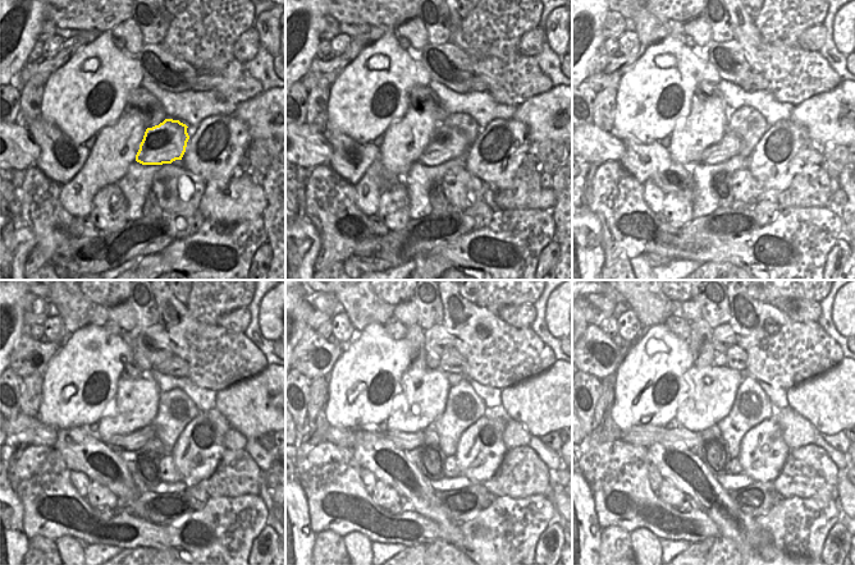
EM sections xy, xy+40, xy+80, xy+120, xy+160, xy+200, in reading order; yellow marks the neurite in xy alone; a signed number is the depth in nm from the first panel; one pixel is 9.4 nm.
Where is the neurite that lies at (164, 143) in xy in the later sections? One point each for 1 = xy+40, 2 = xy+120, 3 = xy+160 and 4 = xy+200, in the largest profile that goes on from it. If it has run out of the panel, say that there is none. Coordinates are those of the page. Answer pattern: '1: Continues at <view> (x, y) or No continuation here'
1: Continues at xy+40 (447, 143)
2: Continues at xy+120 (135, 441)
3: Continues at xy+160 (339, 436)
4: Continues at xy+200 (644, 436).

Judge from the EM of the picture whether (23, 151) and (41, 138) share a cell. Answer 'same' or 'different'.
different

